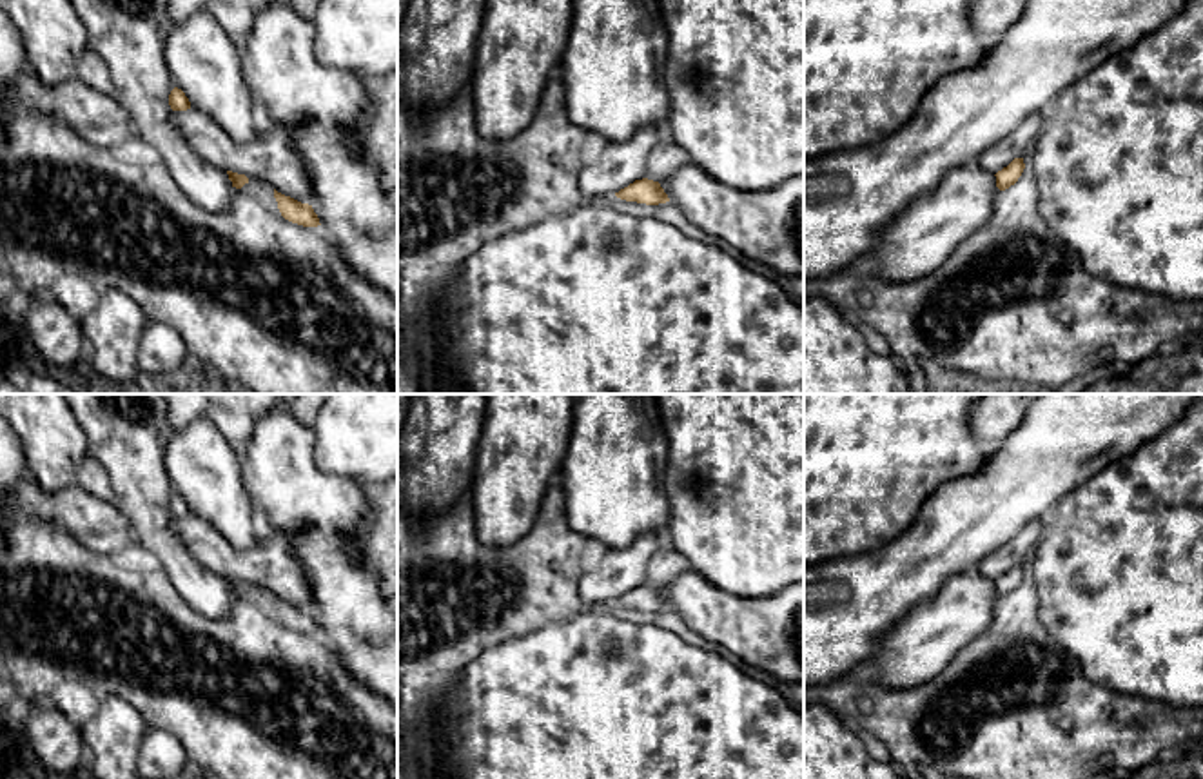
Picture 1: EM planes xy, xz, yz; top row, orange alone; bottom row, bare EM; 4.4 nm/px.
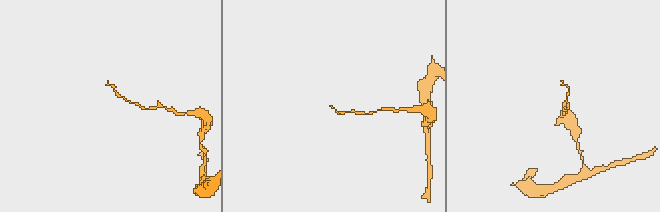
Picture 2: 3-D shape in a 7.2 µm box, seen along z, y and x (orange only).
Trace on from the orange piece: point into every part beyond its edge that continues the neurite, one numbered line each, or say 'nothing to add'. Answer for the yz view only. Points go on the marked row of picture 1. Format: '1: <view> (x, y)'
nothing to add

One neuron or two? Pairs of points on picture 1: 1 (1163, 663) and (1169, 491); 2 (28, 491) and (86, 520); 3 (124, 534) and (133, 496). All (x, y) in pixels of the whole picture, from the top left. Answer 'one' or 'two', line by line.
1: one
2: one
3: two

